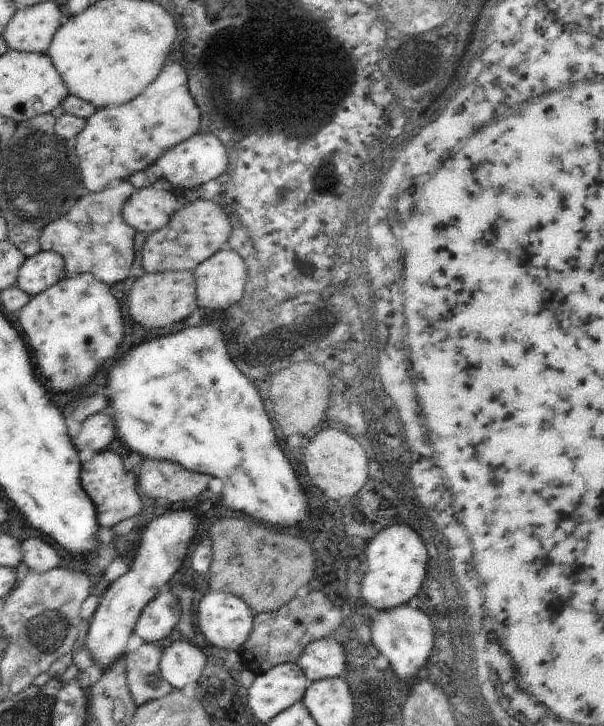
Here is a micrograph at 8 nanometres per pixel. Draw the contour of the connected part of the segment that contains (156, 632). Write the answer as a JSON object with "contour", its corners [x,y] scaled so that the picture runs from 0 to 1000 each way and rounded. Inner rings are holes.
{"contour":[[[283,814],[260,818],[240,836],[227,854],[224,872],[238,886],[272,882],[300,851],[300,829],[296,821]]]}

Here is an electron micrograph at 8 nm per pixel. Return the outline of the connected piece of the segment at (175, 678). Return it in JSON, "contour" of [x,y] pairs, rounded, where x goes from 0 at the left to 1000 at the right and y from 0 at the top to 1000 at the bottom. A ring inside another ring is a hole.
{"contour":[[[311,880],[288,883],[273,893],[267,913],[267,930],[288,950],[305,950],[326,942],[341,912],[343,902],[334,893]]]}

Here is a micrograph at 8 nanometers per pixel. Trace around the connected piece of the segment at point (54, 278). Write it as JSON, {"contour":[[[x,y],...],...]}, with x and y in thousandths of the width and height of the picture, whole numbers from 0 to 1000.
{"contour":[[[66,346],[33,368],[26,391],[51,409],[109,383],[108,361],[89,346]]]}

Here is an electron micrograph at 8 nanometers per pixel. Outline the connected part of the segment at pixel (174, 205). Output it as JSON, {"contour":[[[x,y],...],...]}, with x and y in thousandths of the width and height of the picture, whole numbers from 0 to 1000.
{"contour":[[[247,256],[212,273],[200,298],[222,317],[253,321],[272,314],[295,287],[296,277],[288,267]]]}

